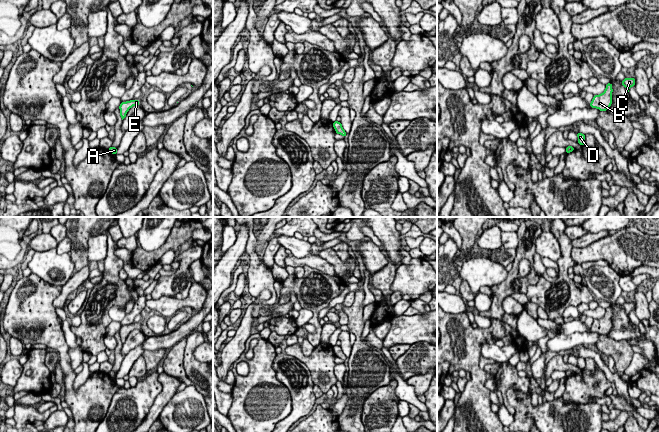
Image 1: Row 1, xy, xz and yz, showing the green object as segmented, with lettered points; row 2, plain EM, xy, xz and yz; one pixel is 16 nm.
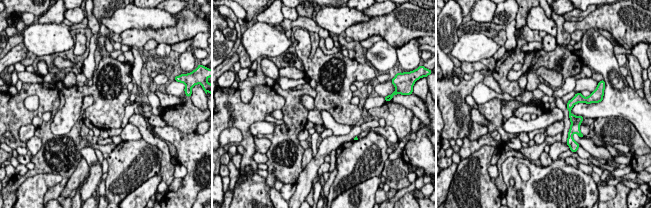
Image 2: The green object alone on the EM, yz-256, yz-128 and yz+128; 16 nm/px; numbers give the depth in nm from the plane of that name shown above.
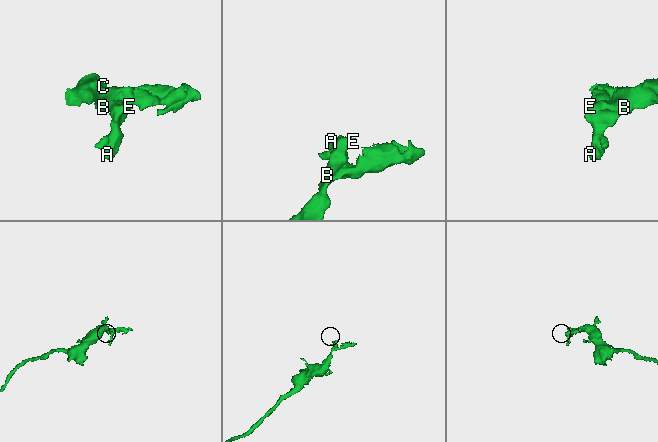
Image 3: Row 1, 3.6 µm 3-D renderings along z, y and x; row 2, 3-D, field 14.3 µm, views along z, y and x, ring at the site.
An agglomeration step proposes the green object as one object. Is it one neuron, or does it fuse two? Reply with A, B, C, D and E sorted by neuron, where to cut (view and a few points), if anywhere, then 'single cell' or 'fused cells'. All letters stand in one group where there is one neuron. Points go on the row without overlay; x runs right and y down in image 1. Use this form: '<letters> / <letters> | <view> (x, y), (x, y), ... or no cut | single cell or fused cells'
A B C D E | no cut | single cell

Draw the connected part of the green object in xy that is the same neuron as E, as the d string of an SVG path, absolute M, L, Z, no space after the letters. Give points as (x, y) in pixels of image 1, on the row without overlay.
M130 324L126 326L121 325L119 333L120 333L120 340L122 344L126 341L126 338L129 335L129 333L135 329L140 329L139 324Z

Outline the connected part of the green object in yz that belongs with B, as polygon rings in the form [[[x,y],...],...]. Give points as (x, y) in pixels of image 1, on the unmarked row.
[[[606,308],[605,315],[600,319],[594,319],[590,327],[591,332],[597,332],[600,335],[606,335],[612,328],[612,308]]]

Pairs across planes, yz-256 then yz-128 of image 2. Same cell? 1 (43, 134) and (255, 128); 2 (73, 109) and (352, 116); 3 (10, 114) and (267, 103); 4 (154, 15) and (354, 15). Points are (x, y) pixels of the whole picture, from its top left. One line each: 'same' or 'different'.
1: different
2: same
3: same
4: same

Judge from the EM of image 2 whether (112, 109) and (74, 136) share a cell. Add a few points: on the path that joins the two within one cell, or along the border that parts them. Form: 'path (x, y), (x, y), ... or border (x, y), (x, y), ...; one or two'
border (75, 122), (66, 133), (54, 135), (50, 131); two

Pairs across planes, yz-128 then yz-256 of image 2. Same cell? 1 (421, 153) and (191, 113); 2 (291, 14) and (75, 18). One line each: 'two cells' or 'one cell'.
1: two cells
2: one cell

